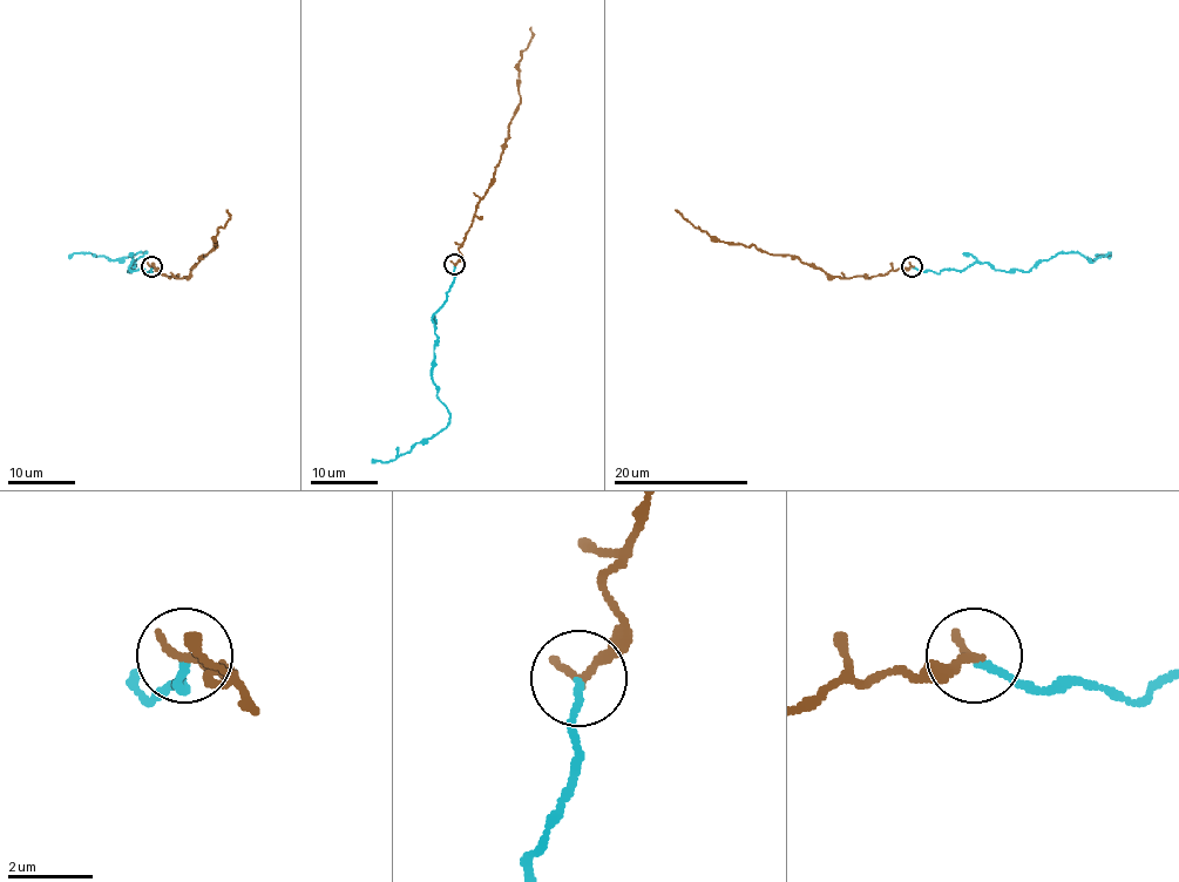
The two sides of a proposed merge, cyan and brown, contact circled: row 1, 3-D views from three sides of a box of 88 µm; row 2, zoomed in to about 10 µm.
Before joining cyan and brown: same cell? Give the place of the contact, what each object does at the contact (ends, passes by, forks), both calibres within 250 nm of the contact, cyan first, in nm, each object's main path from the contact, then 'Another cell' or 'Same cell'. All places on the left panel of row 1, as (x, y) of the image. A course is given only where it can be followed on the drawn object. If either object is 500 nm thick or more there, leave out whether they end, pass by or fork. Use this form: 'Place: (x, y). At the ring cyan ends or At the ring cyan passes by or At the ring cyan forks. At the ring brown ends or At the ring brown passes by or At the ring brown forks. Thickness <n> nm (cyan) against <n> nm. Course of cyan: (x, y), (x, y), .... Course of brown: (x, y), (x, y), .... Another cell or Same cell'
Place: (151, 266). At the ring cyan ends. At the ring brown ends. Thickness 160 nm (cyan) against 260 nm. Course of cyan: (151, 266), (146, 273), (129, 269), (130, 263), (129, 271), (146, 253), (68, 258). Course of brown: (151, 266), (169, 278), (187, 277), (200, 258), (216, 245), (218, 230), (228, 219), (227, 209). Another cell

